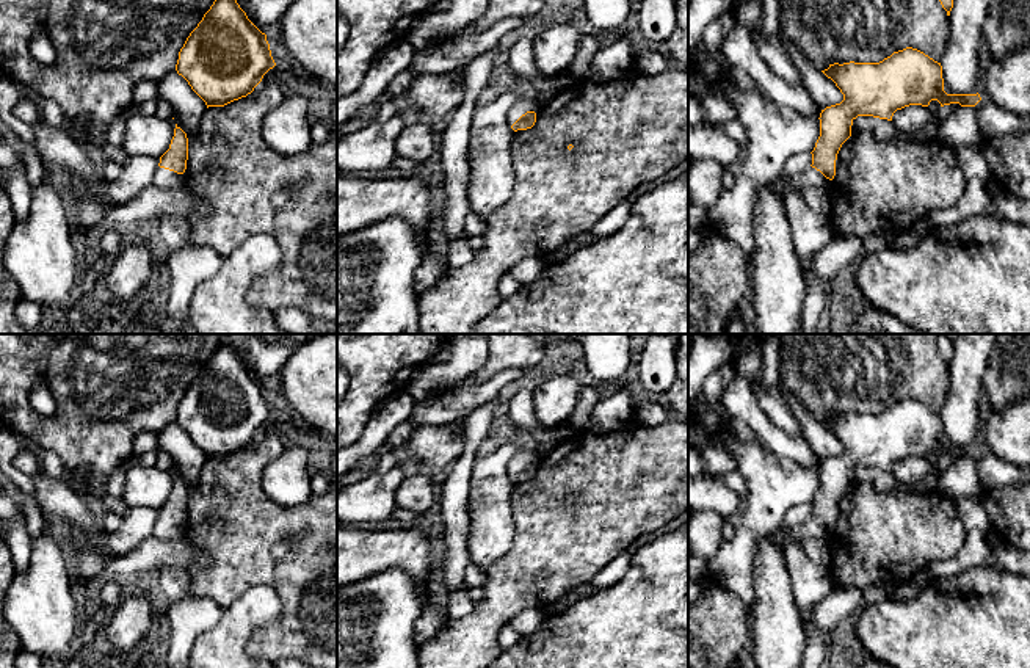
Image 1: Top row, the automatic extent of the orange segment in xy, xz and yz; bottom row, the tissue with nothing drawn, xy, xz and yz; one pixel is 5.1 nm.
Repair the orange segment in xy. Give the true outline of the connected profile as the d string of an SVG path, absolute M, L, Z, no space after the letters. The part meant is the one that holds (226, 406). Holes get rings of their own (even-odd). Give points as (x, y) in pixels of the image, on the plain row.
M224 342L187 389L176 422L209 459L246 448L274 417L267 386Z

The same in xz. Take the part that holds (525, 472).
M519 452L508 461L508 475L514 483L531 480L536 474L536 466L539 464L542 456Z

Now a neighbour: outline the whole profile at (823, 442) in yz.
M782 384L778 394L798 420L803 430L803 437L806 439L820 463L843 452L843 445L836 437L836 434L828 430L821 422L814 419Z

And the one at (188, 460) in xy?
M176 420L158 433L158 452L172 458L174 474L187 485L188 492L194 489L207 456Z

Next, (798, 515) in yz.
M811 503L795 505L787 511L784 517L784 528L803 525L811 519L811 516L812 516Z

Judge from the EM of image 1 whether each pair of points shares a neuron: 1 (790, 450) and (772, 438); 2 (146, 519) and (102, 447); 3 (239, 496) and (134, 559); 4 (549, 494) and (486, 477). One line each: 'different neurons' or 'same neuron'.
1: same neuron
2: different neurons
3: different neurons
4: different neurons

